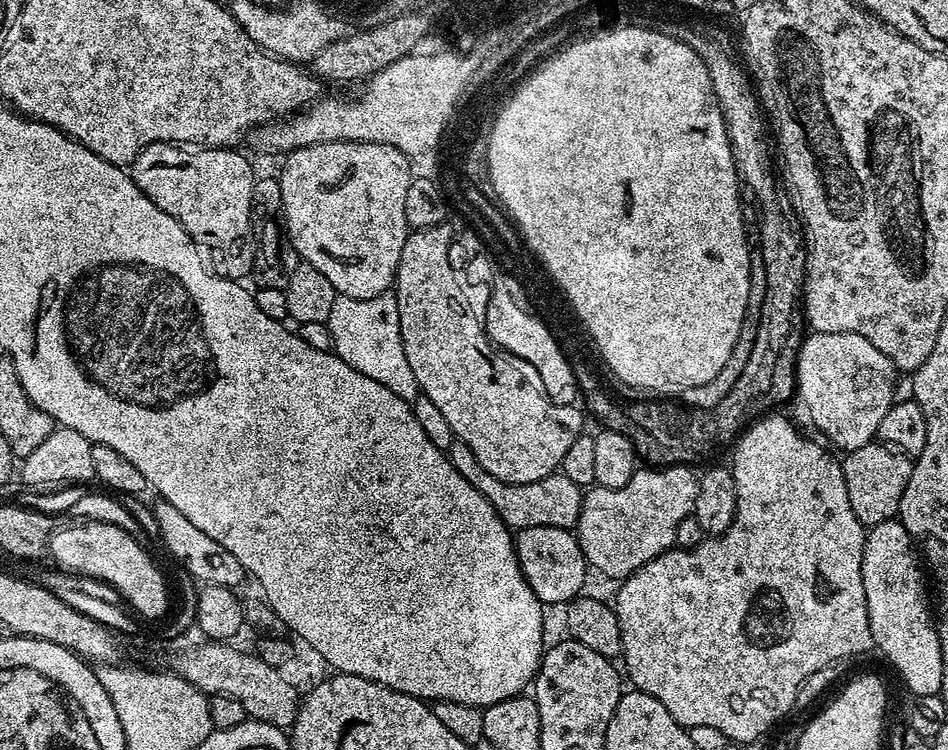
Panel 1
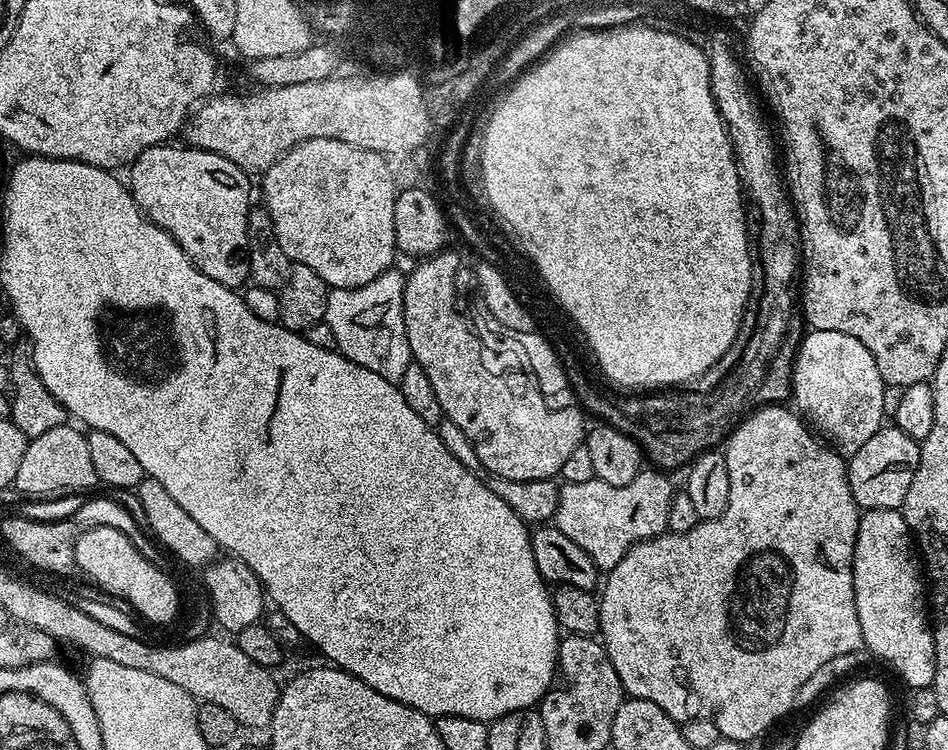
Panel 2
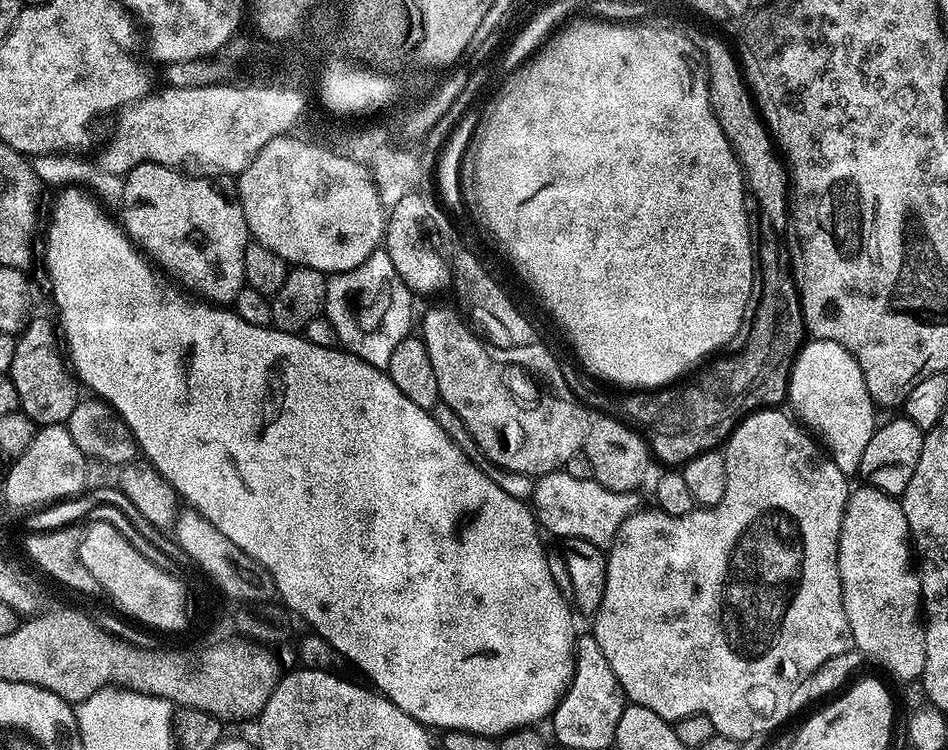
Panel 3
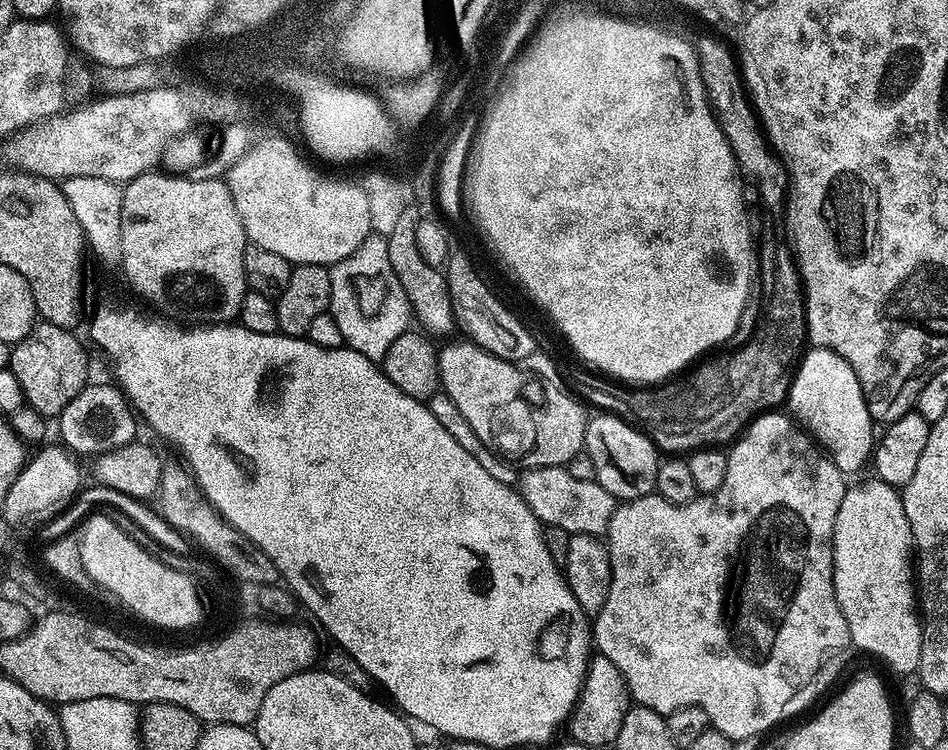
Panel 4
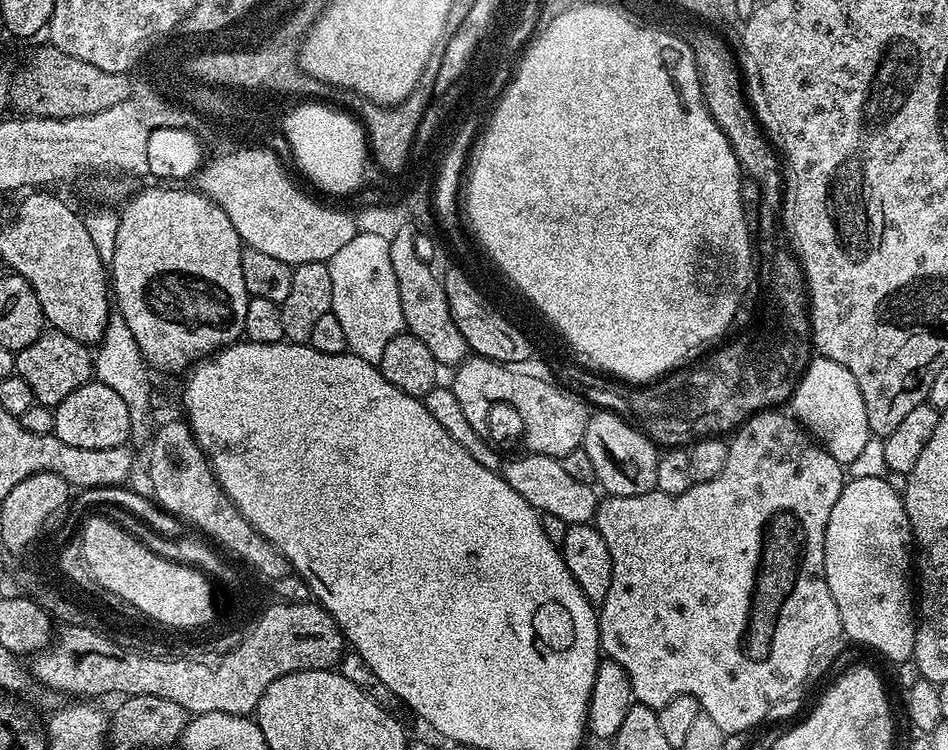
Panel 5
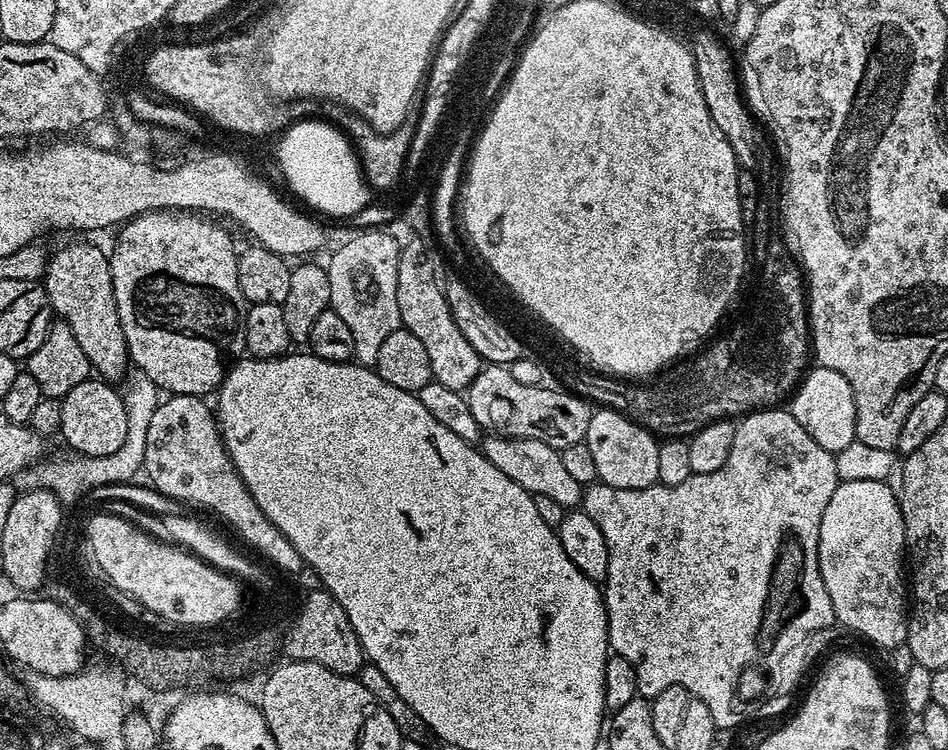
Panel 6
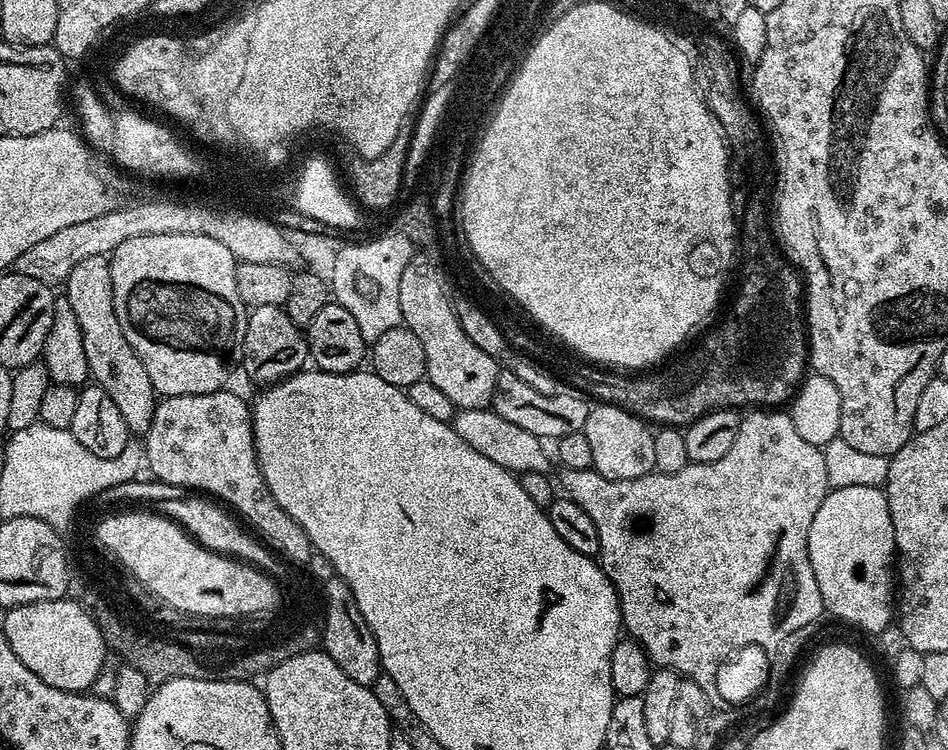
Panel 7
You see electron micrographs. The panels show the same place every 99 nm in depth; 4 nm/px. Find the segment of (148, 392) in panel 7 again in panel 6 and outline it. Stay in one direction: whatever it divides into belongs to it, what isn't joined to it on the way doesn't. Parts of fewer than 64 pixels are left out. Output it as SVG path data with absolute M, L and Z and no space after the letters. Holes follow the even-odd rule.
M87 242L68 244L53 256L51 253L42 283L48 291L53 313L74 330L74 338L78 338L78 346L82 346L93 369L105 381L116 382L130 368L130 357L114 298L110 256Z

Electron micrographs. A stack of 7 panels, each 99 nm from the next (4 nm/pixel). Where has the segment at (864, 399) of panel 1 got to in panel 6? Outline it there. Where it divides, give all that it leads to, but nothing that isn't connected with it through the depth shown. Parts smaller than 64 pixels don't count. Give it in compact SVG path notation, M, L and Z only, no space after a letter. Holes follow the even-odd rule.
M819 366L812 369L801 379L794 395L791 397L790 411L792 417L822 446L822 450L830 453L841 452L856 440L856 407L854 394L850 390L850 382L829 368Z

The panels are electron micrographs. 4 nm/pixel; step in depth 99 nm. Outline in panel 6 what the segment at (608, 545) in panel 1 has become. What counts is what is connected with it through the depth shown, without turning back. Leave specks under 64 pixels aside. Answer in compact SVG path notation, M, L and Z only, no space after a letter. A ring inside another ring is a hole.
M488 434L483 437L482 451L487 460L494 466L498 466L502 474L506 474L506 478L518 482L518 486L522 486L533 496L546 494L554 498L554 502L558 502L565 510L575 509L581 503L581 484L574 482L574 478L570 478L569 472L562 466L559 451L550 447L546 442L523 440L517 436Z

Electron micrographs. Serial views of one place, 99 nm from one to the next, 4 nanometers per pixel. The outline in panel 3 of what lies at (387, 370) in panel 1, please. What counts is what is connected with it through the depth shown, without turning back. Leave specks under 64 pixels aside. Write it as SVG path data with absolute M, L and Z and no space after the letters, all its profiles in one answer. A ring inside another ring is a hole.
M378 247L362 266L329 275L327 281L323 315L334 326L340 339L339 347L353 352L362 362L370 362L370 366L387 369L398 342L407 338L414 328L414 293L402 282L398 270L394 270L390 254Z

